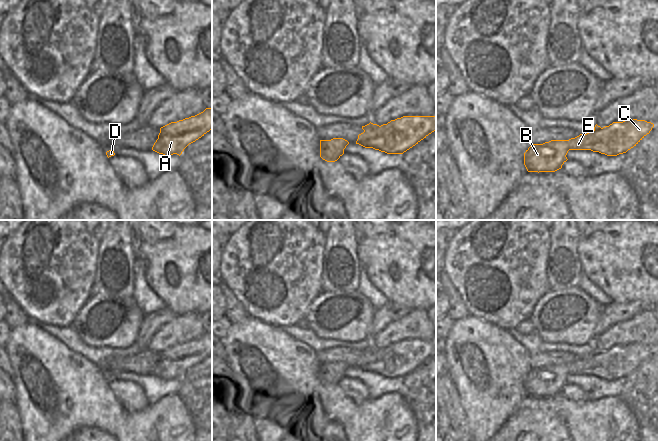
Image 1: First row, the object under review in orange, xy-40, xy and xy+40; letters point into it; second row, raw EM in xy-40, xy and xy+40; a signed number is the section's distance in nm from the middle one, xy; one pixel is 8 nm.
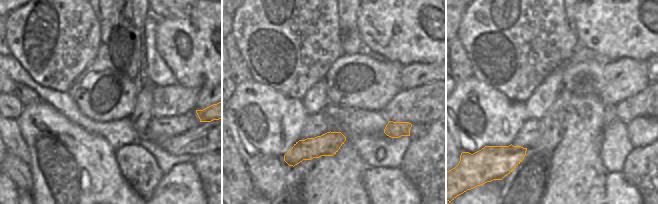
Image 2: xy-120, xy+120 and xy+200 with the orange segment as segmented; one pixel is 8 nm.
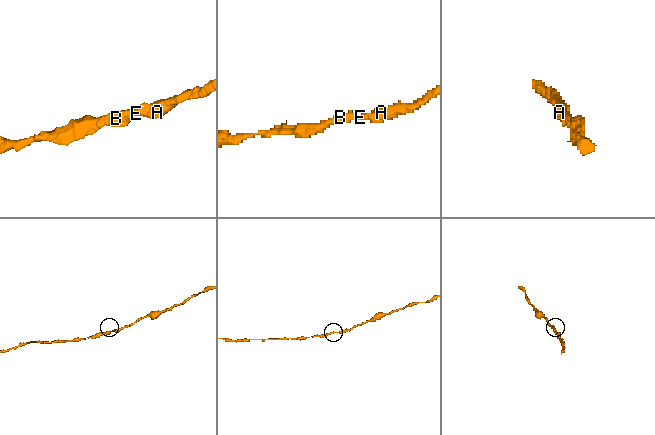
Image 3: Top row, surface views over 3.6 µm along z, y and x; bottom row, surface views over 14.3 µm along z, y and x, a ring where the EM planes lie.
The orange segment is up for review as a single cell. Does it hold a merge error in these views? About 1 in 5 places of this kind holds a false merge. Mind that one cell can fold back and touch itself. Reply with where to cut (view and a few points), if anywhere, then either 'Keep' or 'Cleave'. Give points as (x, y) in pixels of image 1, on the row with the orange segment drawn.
No split. Keep

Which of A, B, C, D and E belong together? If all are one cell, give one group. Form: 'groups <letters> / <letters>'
groups A B C D E

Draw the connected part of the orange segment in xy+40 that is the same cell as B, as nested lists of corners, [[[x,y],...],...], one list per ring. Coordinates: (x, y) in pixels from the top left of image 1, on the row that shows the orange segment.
[[[637,119],[613,122],[603,128],[596,124],[593,132],[580,134],[569,140],[551,140],[543,144],[532,144],[524,153],[524,165],[528,172],[555,172],[568,160],[566,155],[569,150],[591,150],[607,156],[617,156],[636,146],[653,127],[653,123]]]

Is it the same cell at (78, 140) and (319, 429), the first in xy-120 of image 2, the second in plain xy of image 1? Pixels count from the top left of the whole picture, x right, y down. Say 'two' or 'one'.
two

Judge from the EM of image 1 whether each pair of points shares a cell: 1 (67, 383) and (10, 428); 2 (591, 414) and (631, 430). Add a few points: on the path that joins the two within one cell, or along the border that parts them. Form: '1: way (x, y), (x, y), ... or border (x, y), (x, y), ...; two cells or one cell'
1: border (13, 402), (19, 415), (22, 430); two cells
2: way (601, 424), (607, 430), (621, 430); one cell

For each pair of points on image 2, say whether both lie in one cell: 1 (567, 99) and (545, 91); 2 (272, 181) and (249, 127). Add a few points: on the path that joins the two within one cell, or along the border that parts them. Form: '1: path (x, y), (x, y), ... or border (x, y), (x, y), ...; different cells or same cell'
1: border (562, 88), (556, 100), (544, 115); different cells
2: path (267, 168), (262, 148), (255, 140); same cell

